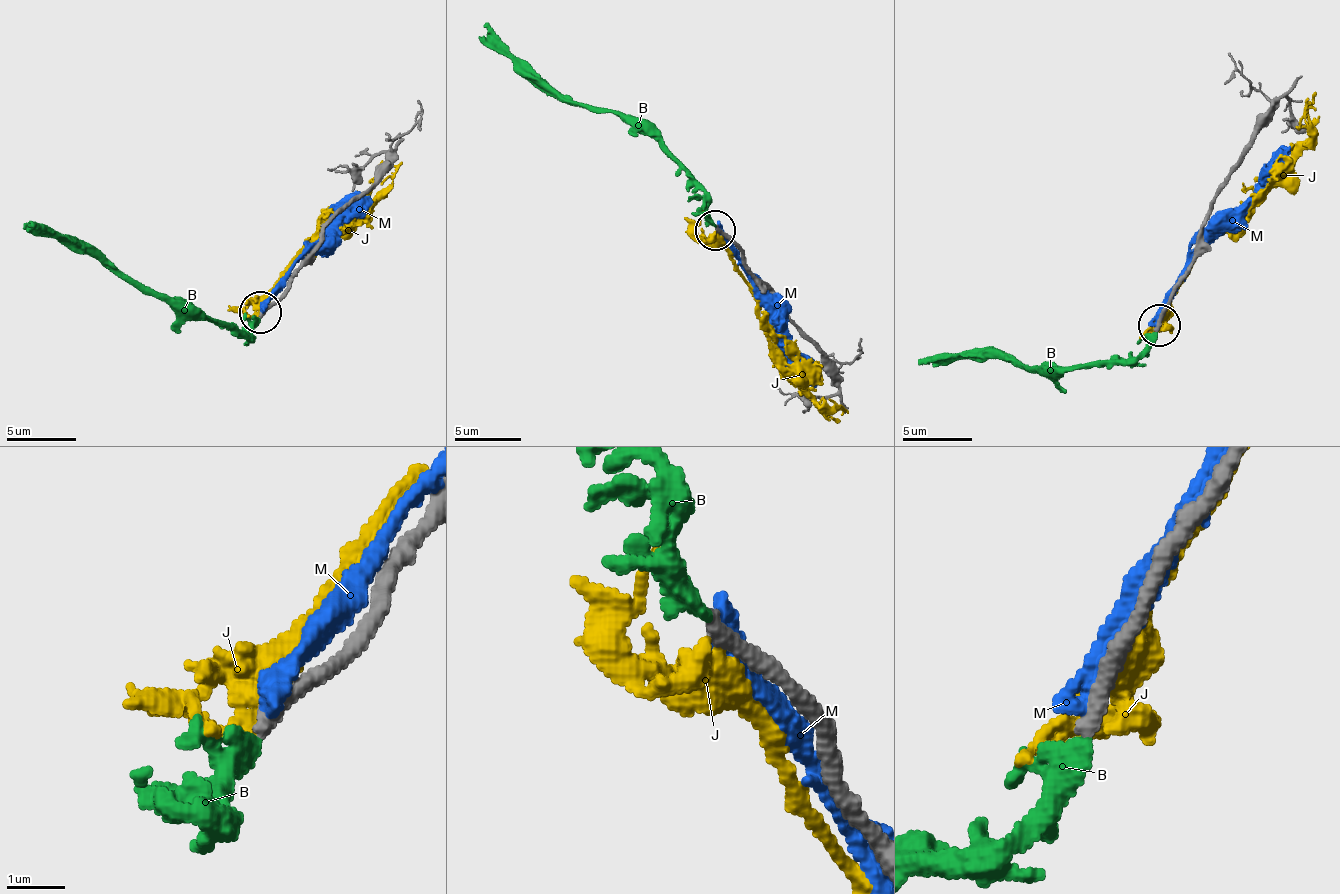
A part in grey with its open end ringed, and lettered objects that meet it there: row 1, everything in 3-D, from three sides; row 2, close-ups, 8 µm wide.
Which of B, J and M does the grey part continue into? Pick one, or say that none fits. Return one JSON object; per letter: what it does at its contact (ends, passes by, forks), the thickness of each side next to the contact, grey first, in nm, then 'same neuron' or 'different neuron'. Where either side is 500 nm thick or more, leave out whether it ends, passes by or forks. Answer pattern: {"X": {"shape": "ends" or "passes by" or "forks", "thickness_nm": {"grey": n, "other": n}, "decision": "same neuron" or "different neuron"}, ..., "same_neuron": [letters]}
{"B": {"shape": "passes by", "thickness_nm": {"grey": 320, "other": 300}, "decision": "different neuron"}, "J": {"shape": "passes by", "thickness_nm": {"grey": 400, "other": 400}, "decision": "different neuron"}, "M": {"shape": "ends", "thickness_nm": {"grey": 400, "other": 480}, "decision": "different neuron"}, "same_neuron": []}

